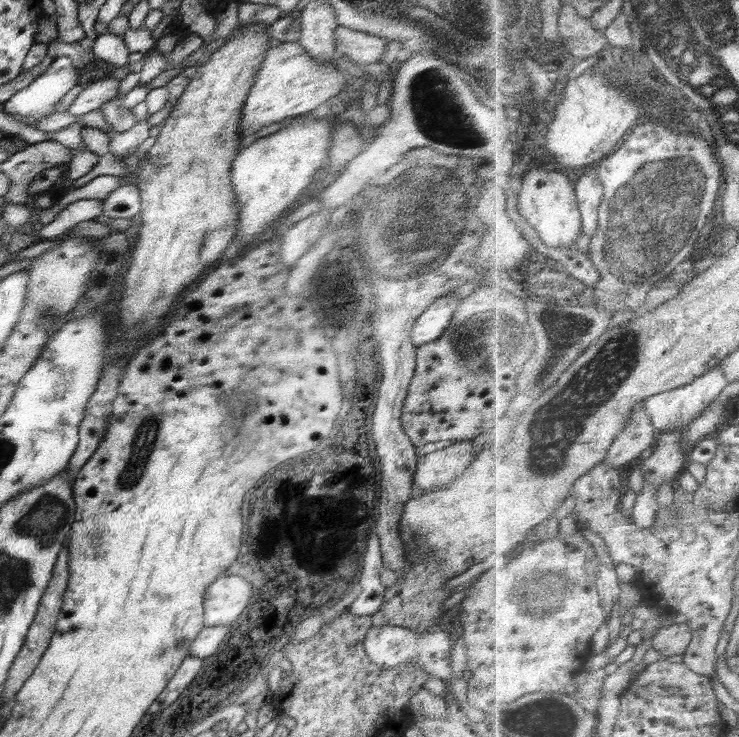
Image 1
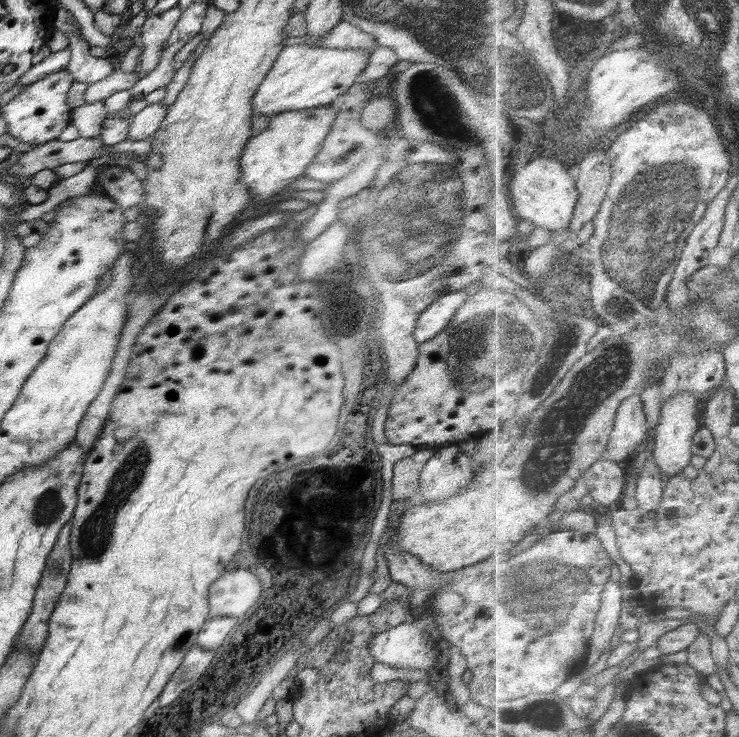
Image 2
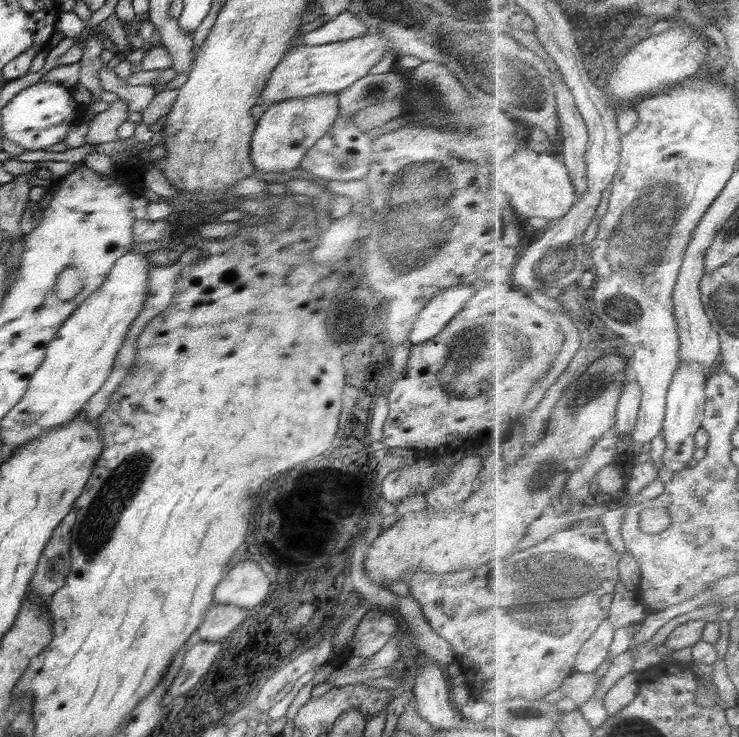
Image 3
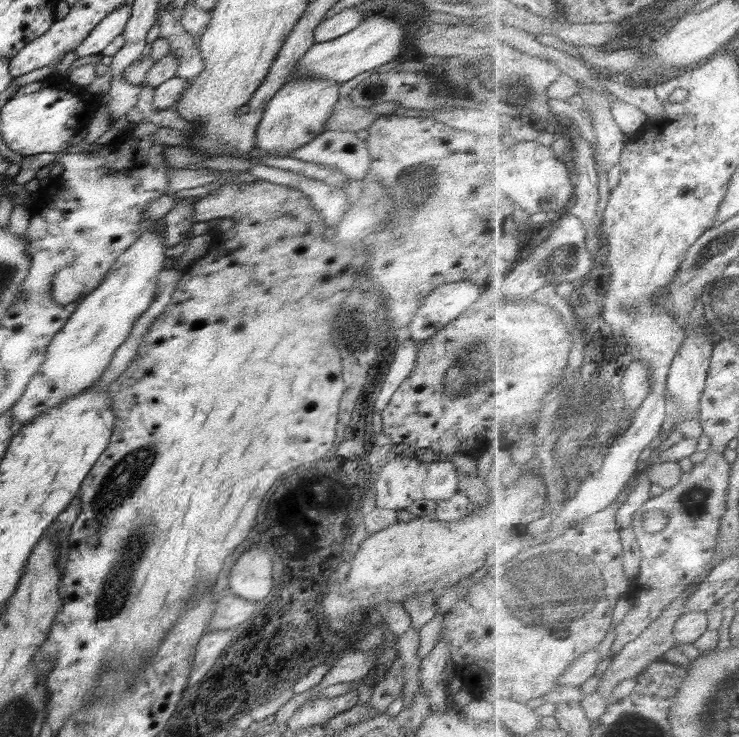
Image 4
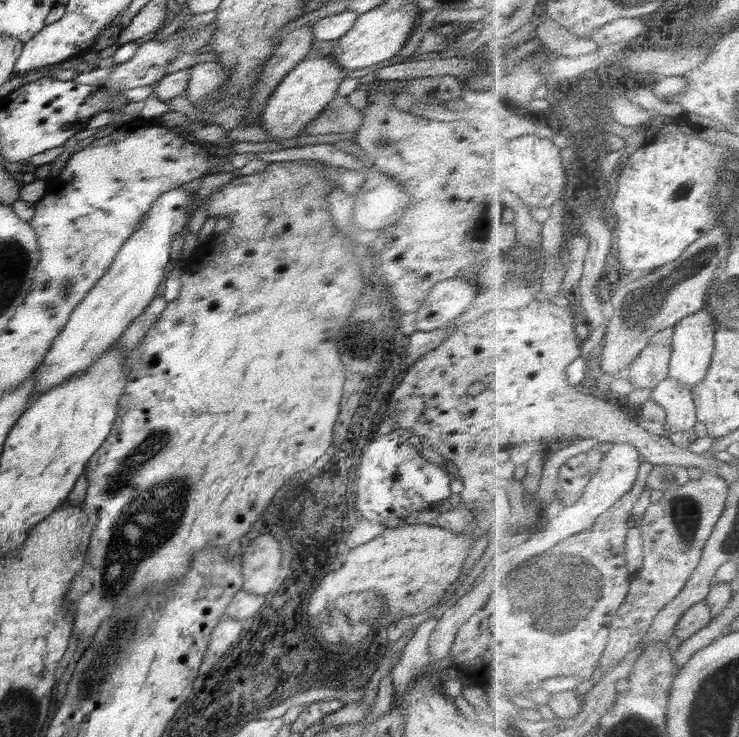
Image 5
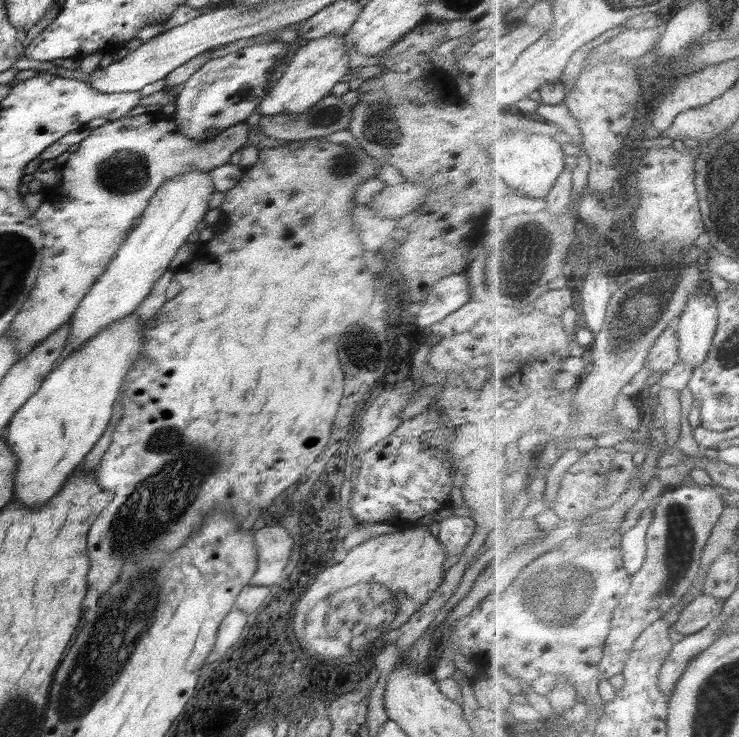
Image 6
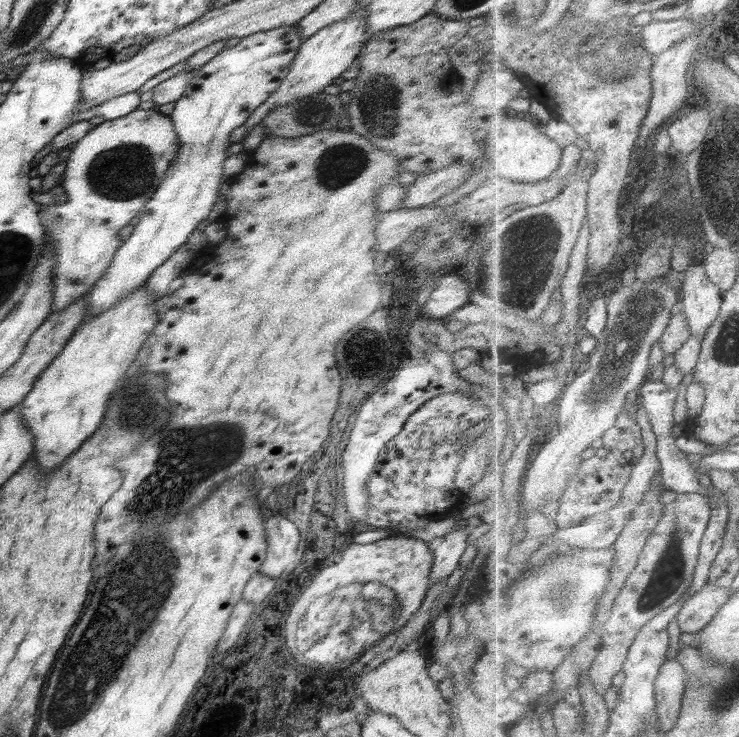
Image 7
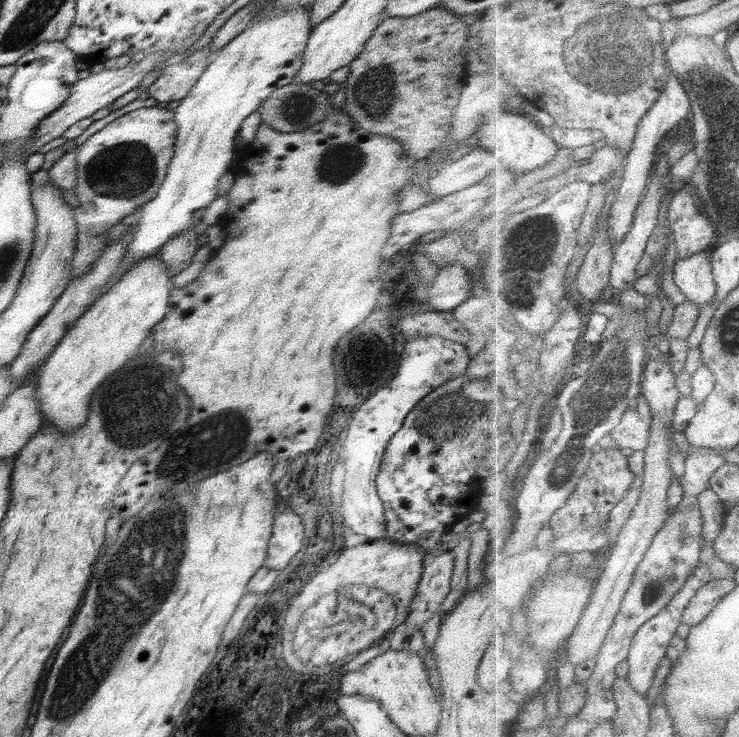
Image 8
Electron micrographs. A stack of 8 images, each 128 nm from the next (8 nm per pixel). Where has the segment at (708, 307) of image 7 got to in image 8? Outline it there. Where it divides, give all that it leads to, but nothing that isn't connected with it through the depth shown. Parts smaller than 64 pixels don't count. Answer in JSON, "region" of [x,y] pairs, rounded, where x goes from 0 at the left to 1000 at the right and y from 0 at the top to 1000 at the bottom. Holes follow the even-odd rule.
{"region":[[[965,335],[913,355],[911,376],[915,385],[928,399],[928,407],[945,410],[947,418],[963,412],[972,399],[963,347]]]}

